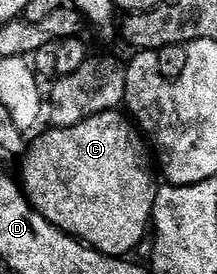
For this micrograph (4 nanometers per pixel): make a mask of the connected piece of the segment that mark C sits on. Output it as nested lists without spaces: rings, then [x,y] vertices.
[[[105,110],[75,126],[54,126],[35,142],[33,139],[21,159],[20,185],[32,205],[56,228],[113,258],[133,255],[130,253],[145,240],[146,229],[149,231],[152,226],[154,201],[160,187],[158,182],[154,183],[154,174],[150,171],[151,155],[149,158],[138,150],[129,121],[125,113]]]

